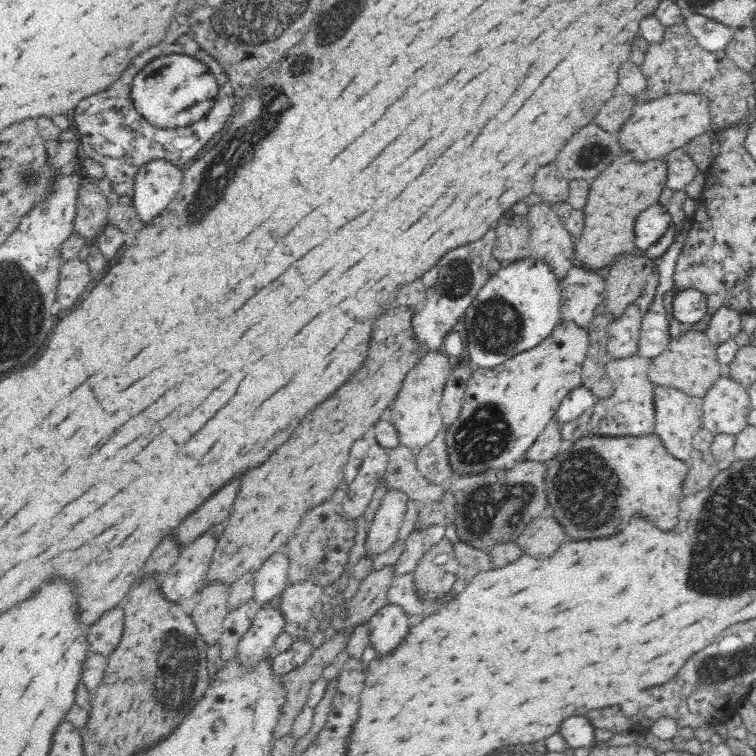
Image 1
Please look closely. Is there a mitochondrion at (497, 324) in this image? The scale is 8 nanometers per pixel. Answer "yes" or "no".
yes

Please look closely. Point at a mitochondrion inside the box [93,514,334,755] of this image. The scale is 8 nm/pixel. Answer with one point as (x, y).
(176, 684)

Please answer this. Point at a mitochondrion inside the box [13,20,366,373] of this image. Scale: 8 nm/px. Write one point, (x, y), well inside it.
(224, 166)

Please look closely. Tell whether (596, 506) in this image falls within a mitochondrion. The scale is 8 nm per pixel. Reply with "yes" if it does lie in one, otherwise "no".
yes

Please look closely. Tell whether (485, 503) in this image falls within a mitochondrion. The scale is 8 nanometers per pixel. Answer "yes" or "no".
yes

